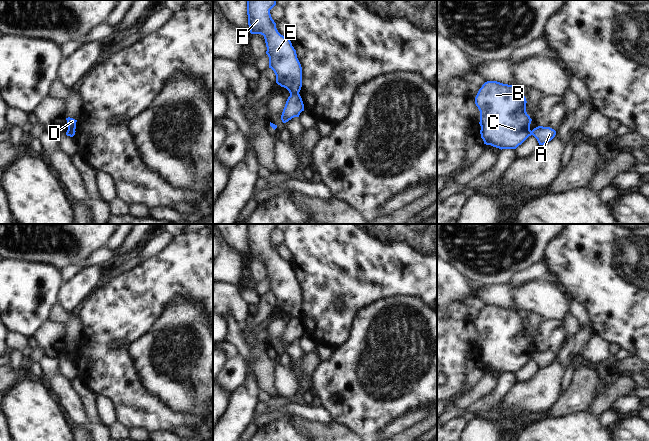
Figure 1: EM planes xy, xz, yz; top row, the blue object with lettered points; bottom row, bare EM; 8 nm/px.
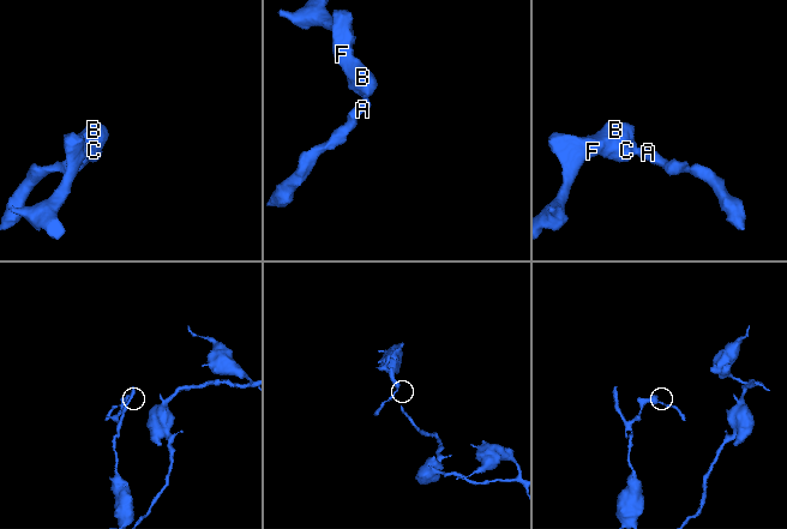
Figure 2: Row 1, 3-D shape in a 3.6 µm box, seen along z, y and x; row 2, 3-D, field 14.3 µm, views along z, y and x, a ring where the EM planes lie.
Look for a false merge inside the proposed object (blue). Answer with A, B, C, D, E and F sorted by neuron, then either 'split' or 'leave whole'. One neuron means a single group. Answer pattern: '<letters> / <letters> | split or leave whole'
A / B C D E F | split

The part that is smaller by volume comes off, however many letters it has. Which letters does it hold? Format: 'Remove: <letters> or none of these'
Remove: A.

